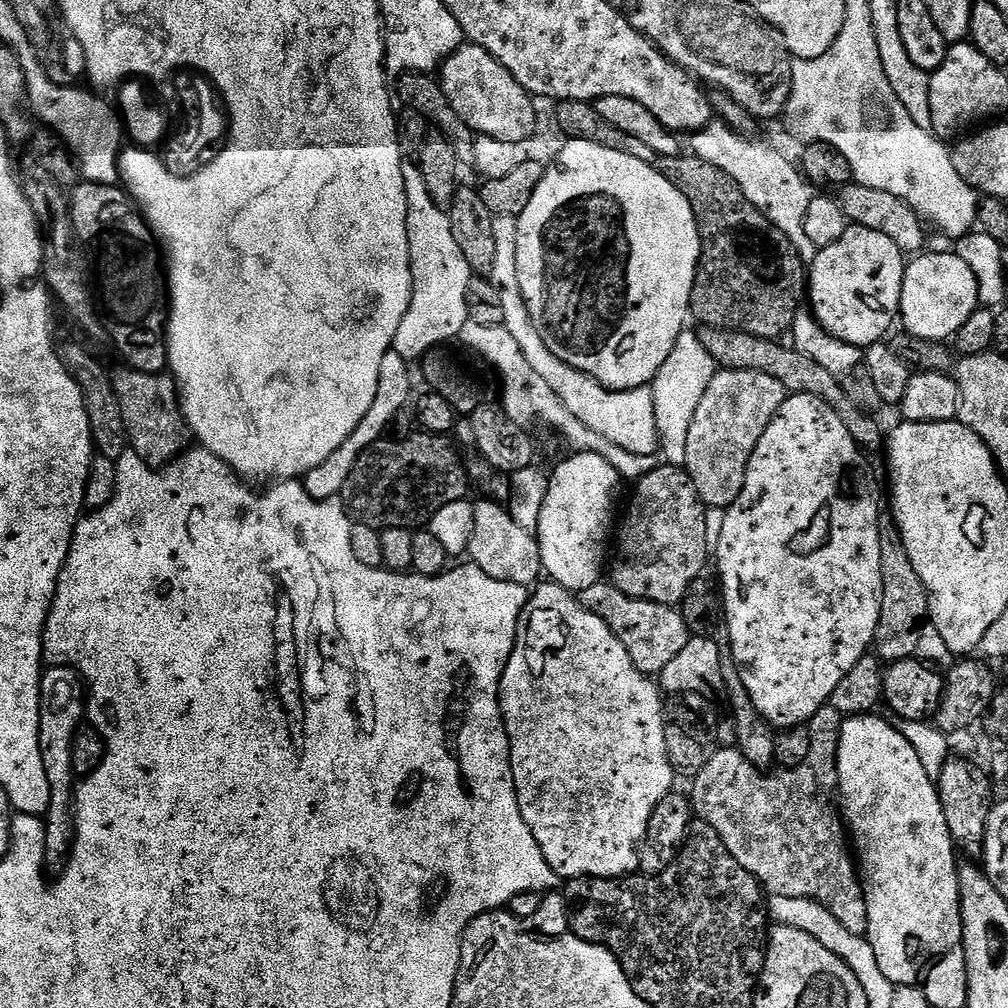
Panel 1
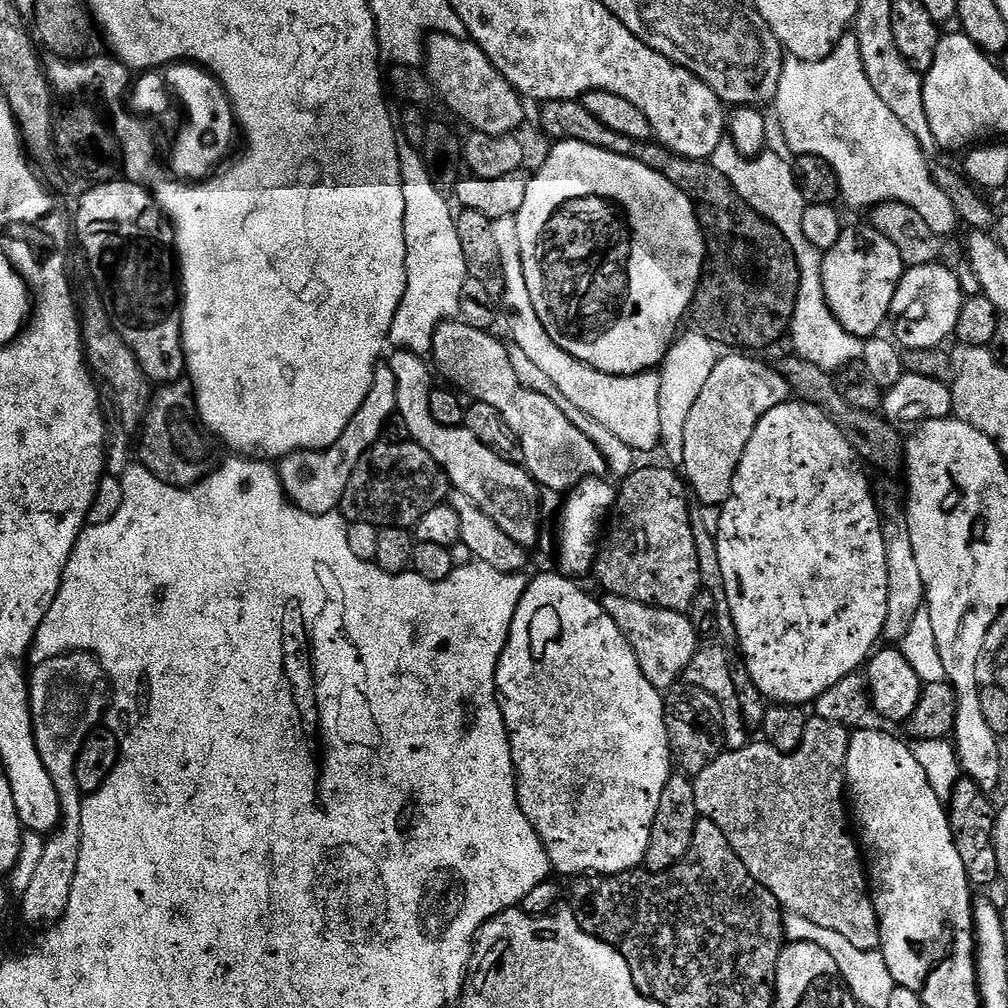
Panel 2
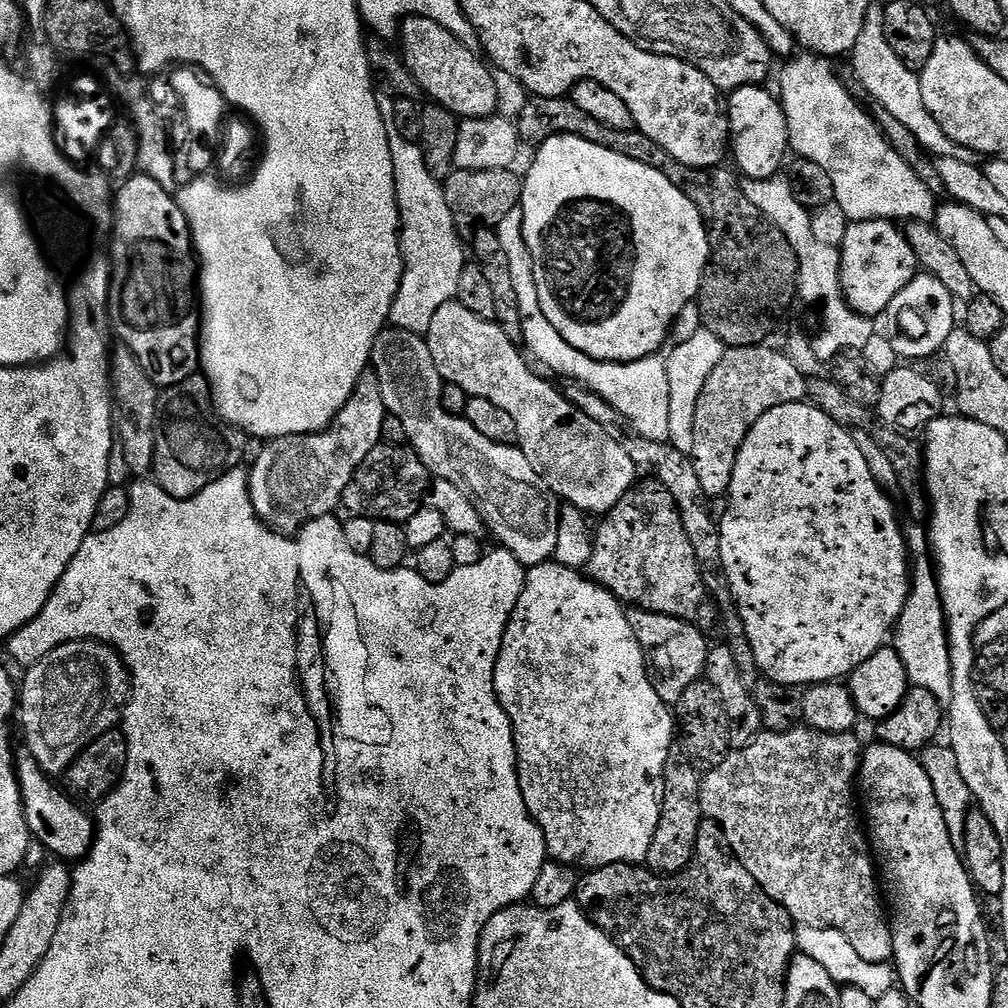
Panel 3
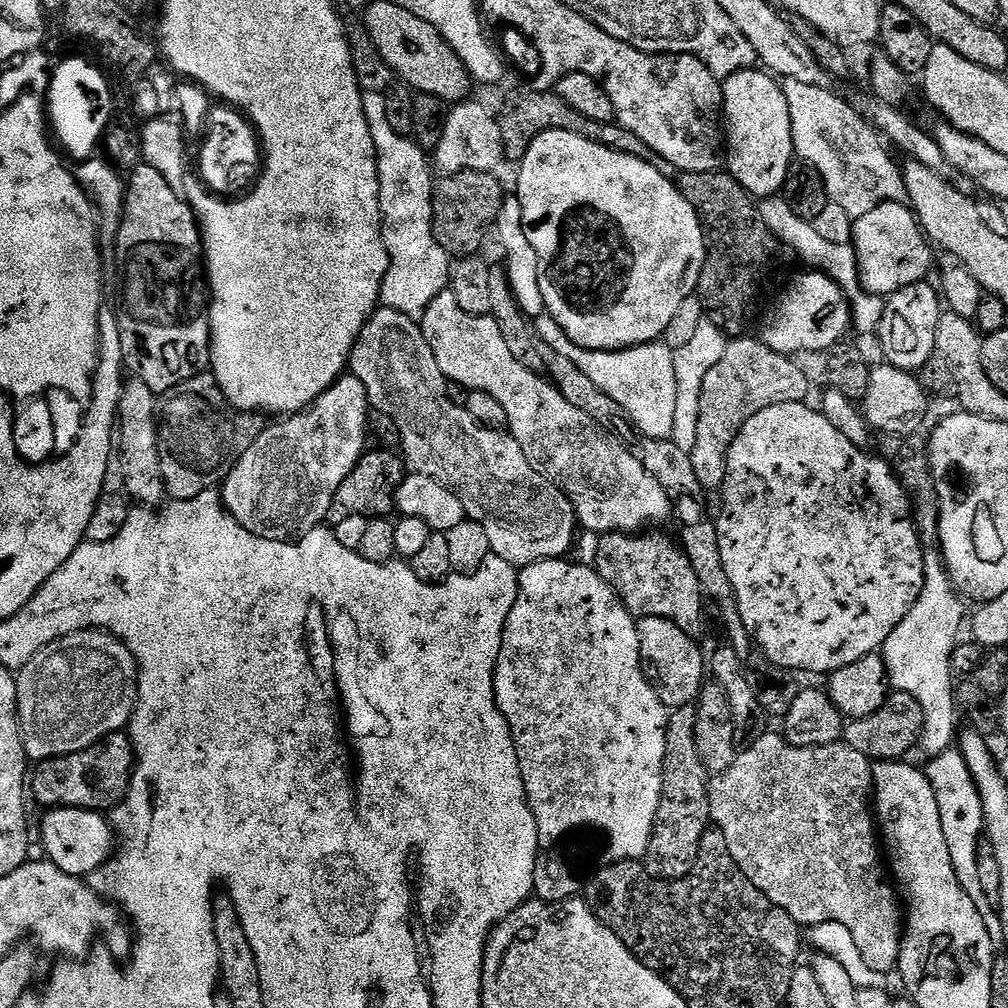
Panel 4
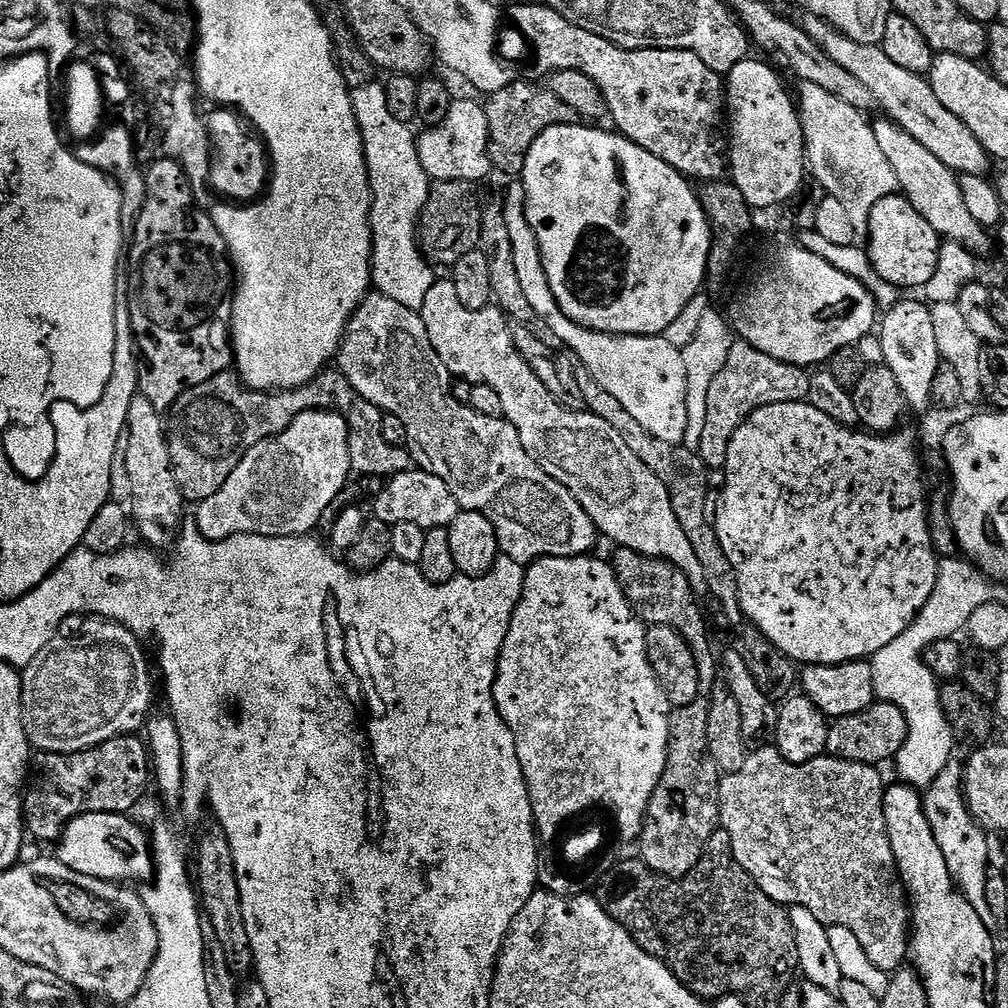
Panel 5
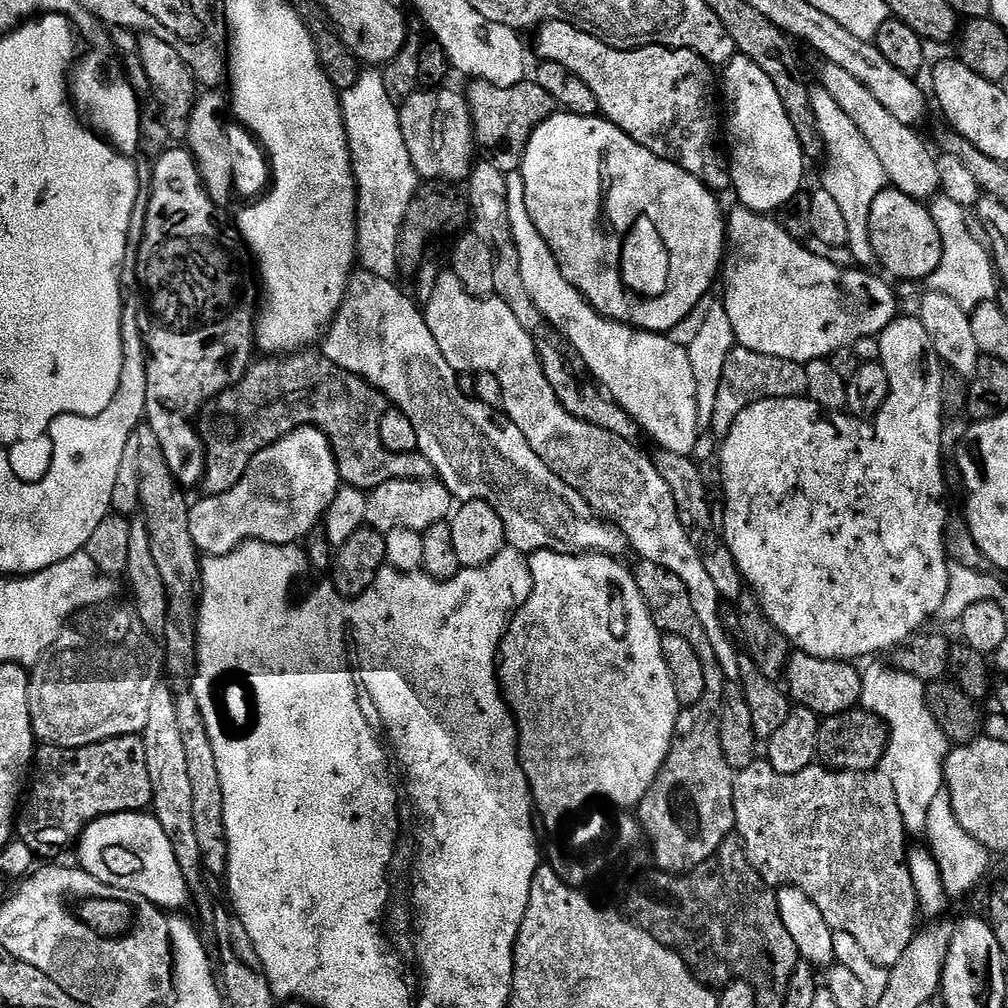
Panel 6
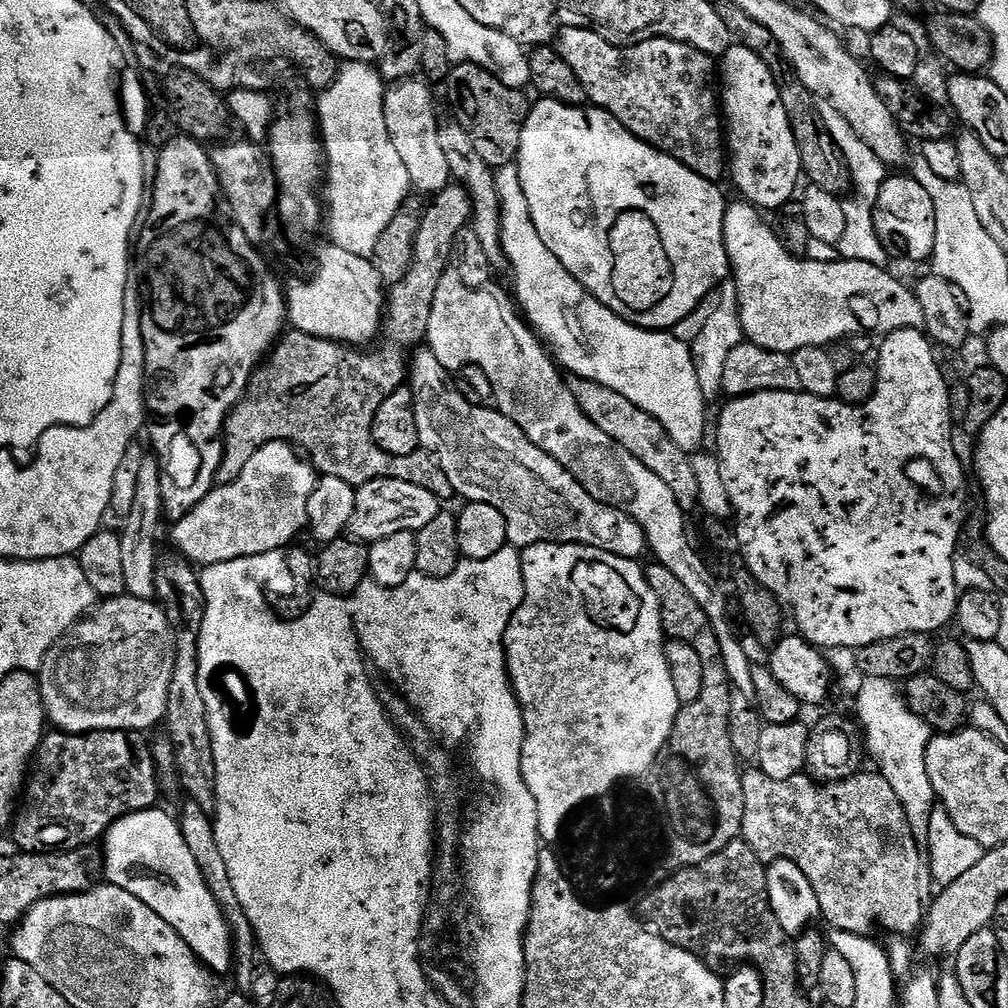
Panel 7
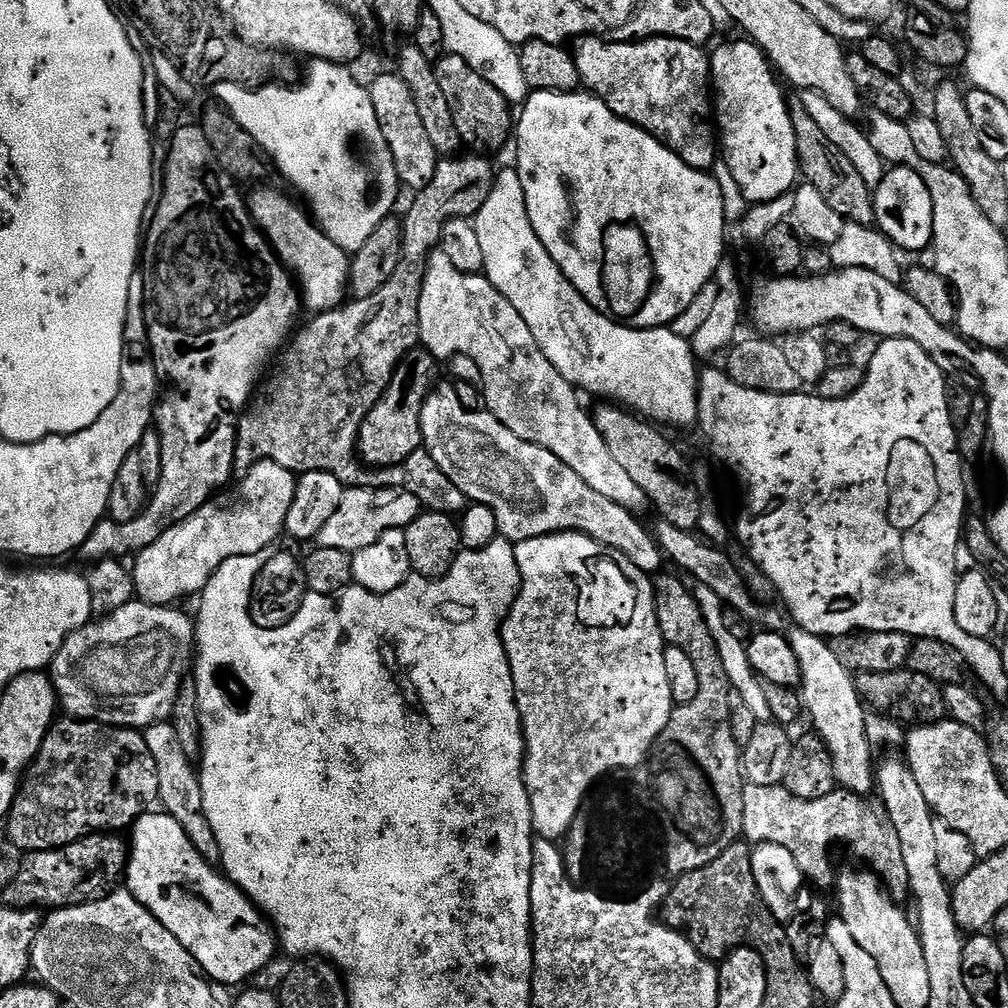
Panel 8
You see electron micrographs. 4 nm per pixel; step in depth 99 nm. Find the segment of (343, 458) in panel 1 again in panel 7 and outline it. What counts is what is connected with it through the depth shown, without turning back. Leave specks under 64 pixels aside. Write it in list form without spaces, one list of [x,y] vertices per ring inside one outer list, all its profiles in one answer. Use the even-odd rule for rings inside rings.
[[[283,440],[270,441],[254,454],[236,481],[213,487],[198,507],[191,508],[184,513],[182,519],[175,521],[173,528],[176,529],[172,536],[180,547],[179,555],[193,565],[207,566],[230,562],[243,556],[287,549],[293,543],[291,540],[308,528],[308,503],[318,479],[318,473],[312,464],[292,448],[295,447]]]

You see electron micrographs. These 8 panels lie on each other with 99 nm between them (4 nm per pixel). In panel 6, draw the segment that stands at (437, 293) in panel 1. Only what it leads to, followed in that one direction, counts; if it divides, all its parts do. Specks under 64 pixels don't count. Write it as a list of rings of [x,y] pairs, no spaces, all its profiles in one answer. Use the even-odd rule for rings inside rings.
[[[361,71],[354,86],[343,89],[340,110],[344,113],[344,130],[358,193],[358,264],[363,271],[391,280],[397,275],[396,267],[400,264],[404,220],[421,191],[422,181],[414,170],[414,162],[410,162],[410,150],[406,150],[406,140],[402,138],[400,109],[386,91],[383,71]]]

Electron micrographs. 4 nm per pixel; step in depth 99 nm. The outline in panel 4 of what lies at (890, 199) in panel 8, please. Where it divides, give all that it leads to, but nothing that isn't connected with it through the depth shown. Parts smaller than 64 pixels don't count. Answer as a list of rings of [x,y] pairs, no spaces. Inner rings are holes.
[[[897,202],[894,204],[883,204],[870,214],[862,214],[855,217],[852,225],[852,242],[853,250],[856,251],[856,261],[860,267],[860,281],[862,286],[873,296],[889,297],[894,295],[898,290],[902,290],[911,284],[919,284],[925,279],[924,276],[928,271],[933,271],[934,256],[932,260],[933,245],[924,234],[919,220],[916,219],[916,213],[907,203]]]

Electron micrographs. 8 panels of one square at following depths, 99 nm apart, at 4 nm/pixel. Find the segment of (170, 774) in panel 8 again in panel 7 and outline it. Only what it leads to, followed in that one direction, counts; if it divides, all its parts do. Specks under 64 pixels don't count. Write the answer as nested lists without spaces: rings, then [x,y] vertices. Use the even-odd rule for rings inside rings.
[[[188,802],[178,812],[178,823],[182,830],[182,838],[186,838],[186,846],[190,854],[194,854],[194,862],[198,862],[198,870],[202,870],[202,878],[206,878],[206,886],[210,886],[210,894],[214,894],[214,902],[222,910],[232,932],[232,950],[234,953],[234,977],[241,984],[241,989],[248,987],[256,980],[256,956],[258,945],[256,935],[250,926],[250,918],[246,918],[246,910],[242,910],[242,902],[238,902],[238,894],[234,894],[234,882],[230,882],[230,870],[222,859],[222,850],[218,850],[218,838],[213,817],[202,810],[202,806]]]

